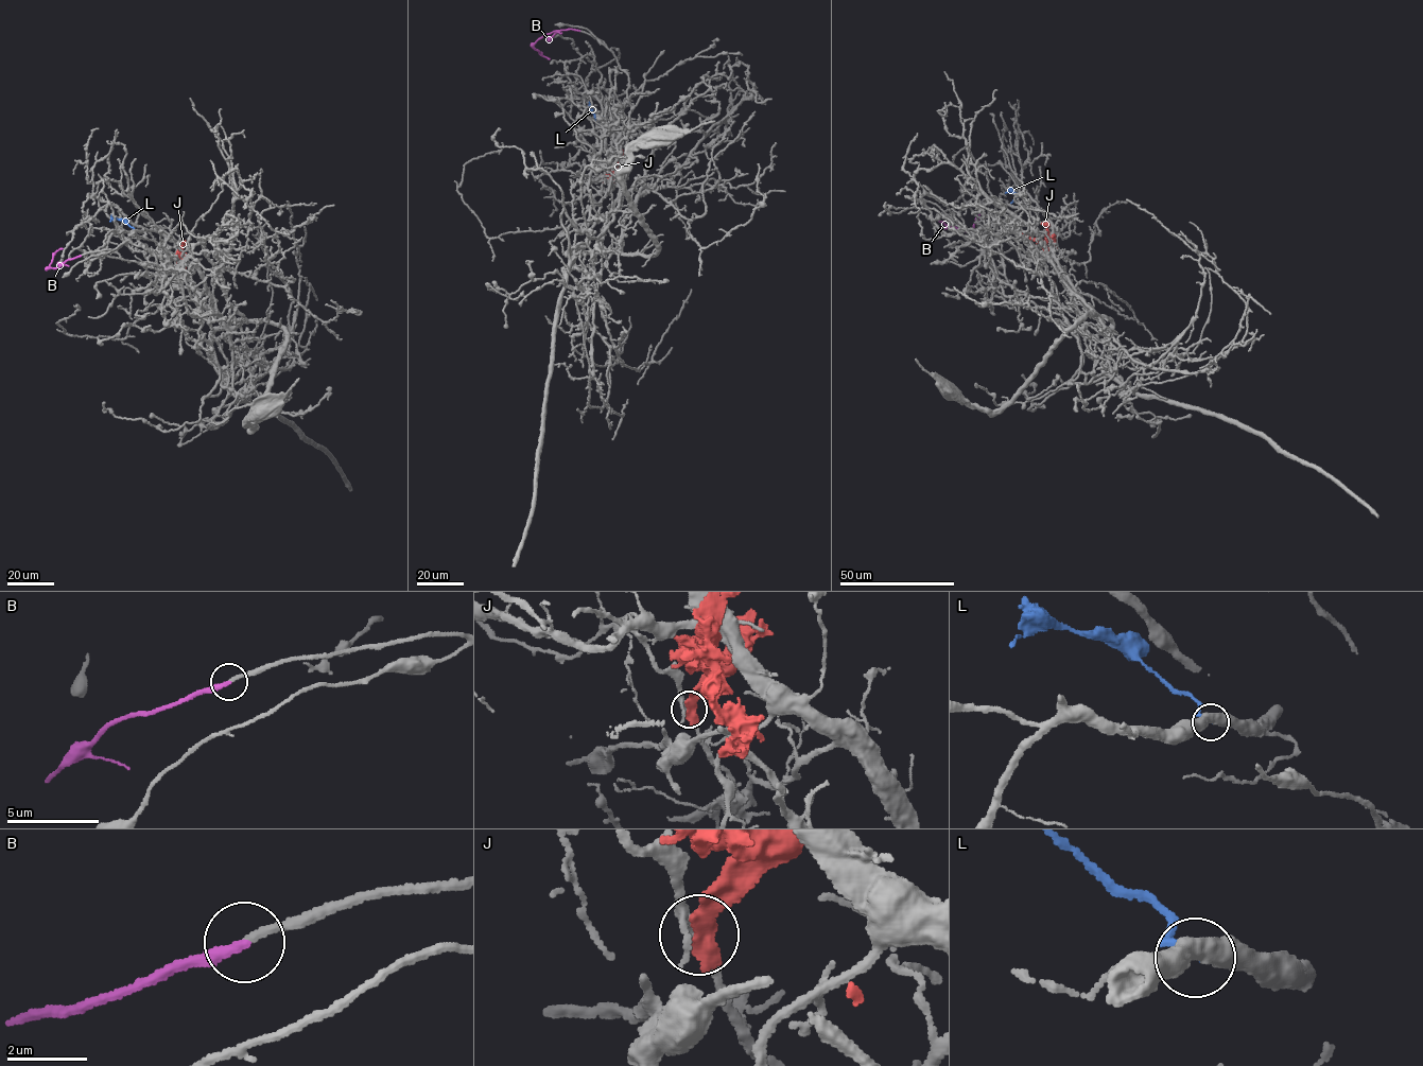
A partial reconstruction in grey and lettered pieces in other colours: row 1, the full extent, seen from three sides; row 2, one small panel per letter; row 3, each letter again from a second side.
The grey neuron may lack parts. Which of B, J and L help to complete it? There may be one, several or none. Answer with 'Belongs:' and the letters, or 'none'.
Belongs: B

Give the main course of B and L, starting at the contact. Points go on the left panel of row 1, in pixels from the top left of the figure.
B: (81, 256), (66, 260), (56, 268), (48, 268), (53, 254), (63, 248)
L: (135, 230), (116, 219), (109, 221)

